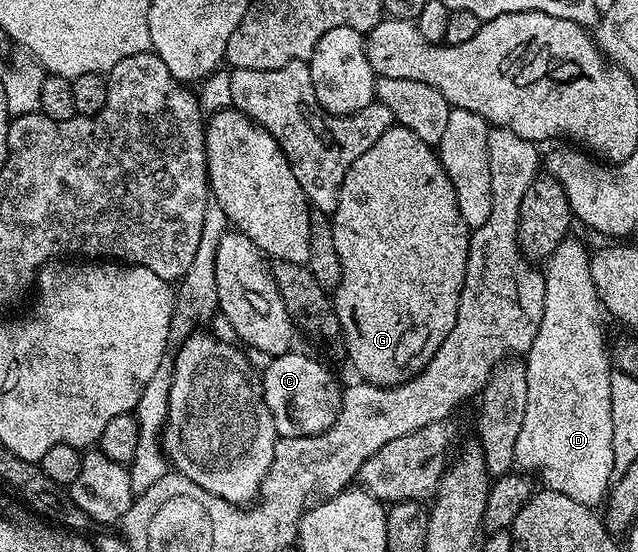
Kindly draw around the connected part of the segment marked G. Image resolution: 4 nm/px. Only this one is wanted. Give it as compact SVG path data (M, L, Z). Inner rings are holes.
M400 126L388 128L364 154L359 154L355 162L351 162L351 170L343 178L343 186L339 194L337 209L331 213L333 221L333 237L335 250L339 254L341 263L341 281L337 283L331 299L333 309L339 318L341 327L340 339L345 340L345 352L358 372L360 379L366 384L375 384L379 388L392 388L394 384L401 384L410 376L417 375L422 368L431 362L435 350L443 346L443 338L451 334L455 326L455 318L459 310L459 298L463 290L463 282L467 274L467 254L469 253L469 237L471 230L463 222L463 214L459 214L459 202L455 202L455 186L451 186L451 178L447 178L447 170L443 170L441 157L435 151L434 145L423 142L419 134Z

